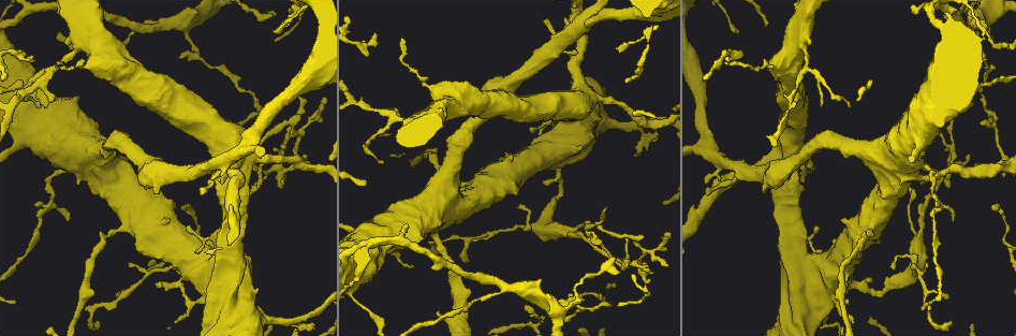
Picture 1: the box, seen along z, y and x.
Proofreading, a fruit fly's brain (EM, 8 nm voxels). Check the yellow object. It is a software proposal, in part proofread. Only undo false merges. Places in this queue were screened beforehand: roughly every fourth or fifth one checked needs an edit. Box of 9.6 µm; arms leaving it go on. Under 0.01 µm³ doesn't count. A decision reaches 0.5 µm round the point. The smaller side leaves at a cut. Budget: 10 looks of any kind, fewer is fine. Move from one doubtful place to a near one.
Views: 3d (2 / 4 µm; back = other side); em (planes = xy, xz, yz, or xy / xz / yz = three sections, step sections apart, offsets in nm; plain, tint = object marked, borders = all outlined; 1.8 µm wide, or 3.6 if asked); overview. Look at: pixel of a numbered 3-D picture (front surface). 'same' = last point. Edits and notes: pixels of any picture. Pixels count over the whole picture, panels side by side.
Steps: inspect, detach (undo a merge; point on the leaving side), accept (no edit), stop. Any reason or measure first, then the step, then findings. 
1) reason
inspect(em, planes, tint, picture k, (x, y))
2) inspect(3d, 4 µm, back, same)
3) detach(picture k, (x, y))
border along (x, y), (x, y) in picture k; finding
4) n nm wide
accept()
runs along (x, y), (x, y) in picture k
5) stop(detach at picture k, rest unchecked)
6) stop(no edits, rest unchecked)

calibre changes
inspect(em, yz, step 8, tint, picture 1, (493, 294))

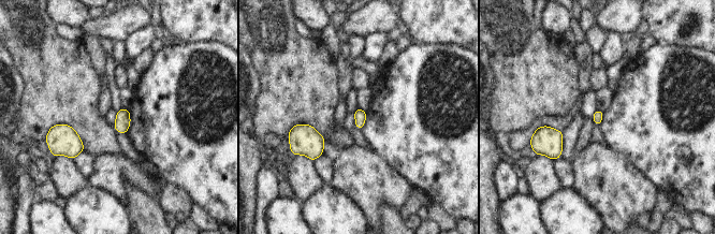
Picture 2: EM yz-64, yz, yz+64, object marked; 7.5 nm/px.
cut it another way
inspect(em, planes, tint, same)

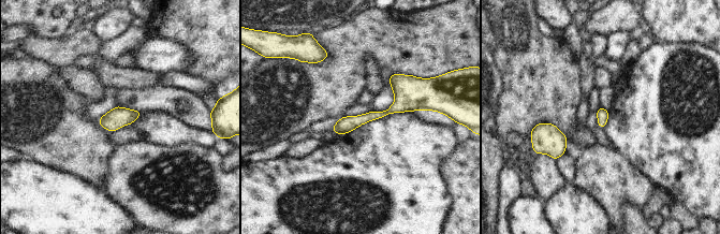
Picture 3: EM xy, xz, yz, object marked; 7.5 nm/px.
accept()
runs along (424, 106), (400, 104), (336, 128) in picture 3; continuous, no second cell

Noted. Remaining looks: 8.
inspect(em, yz, step 4, tint, picture 1, (255, 11))

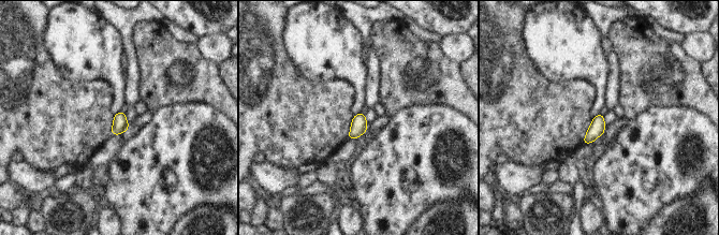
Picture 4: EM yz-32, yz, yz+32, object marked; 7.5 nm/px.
inspect(em, planes, borders, same)

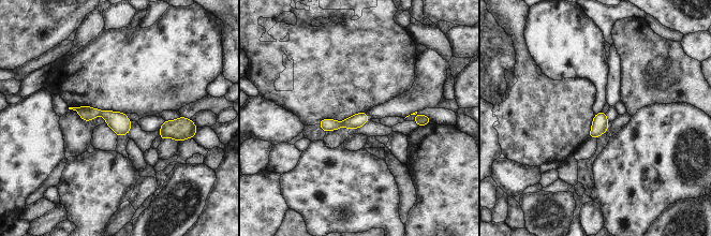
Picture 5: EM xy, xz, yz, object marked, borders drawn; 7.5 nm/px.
accept()
runs along (79, 109), (106, 114), (128, 127) in picture 5; all the same cell

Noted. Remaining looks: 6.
sudden change in width
inspect(3d, 4 µm, picture 1, (803, 44))

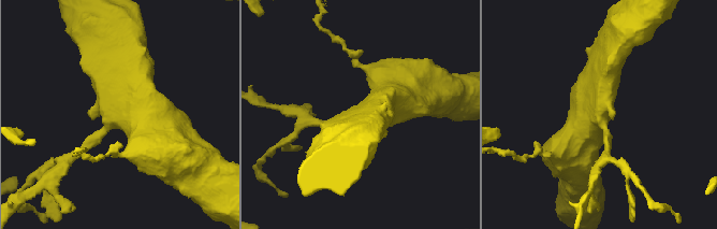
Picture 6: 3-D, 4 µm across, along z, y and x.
inspect(em, 3.6 µm, xy, step 4, tint, picture 6, (600, 115))

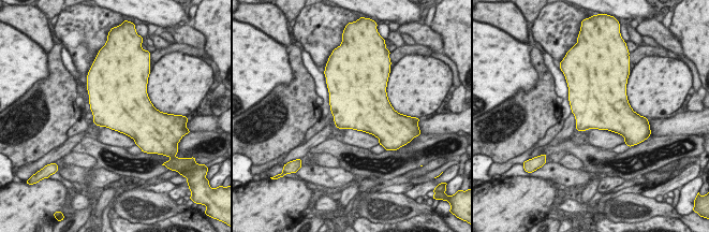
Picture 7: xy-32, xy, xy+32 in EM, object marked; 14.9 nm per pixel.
inspect(em, 3.6 µm, planes, tint, same)

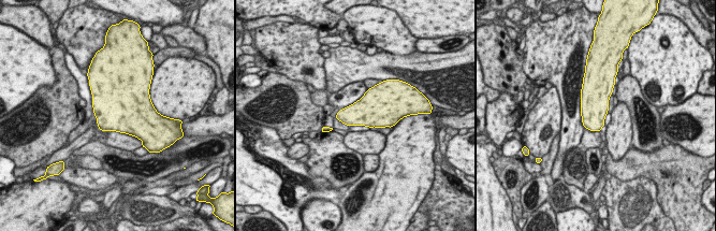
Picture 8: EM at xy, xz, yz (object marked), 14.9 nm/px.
accept()
all the same cell

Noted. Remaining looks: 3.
branch point
inspect(em, 3.6 µm, planes, tint, picture 1, (710, 151))

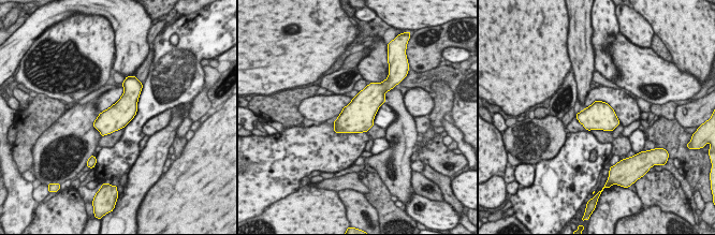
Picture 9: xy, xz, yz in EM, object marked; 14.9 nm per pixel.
accept()
continuous, no second cell

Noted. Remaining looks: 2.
thick turns thin
inspect(em, 3.6 µm, planes, tint, picture 1, (580, 84))

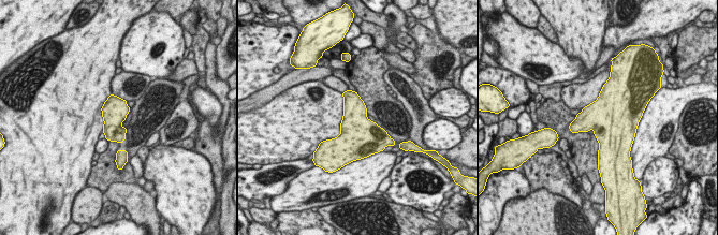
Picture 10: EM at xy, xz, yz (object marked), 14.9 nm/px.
accept()
continuous, no second cell

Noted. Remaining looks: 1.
stop(no edits, rest unchecked)

